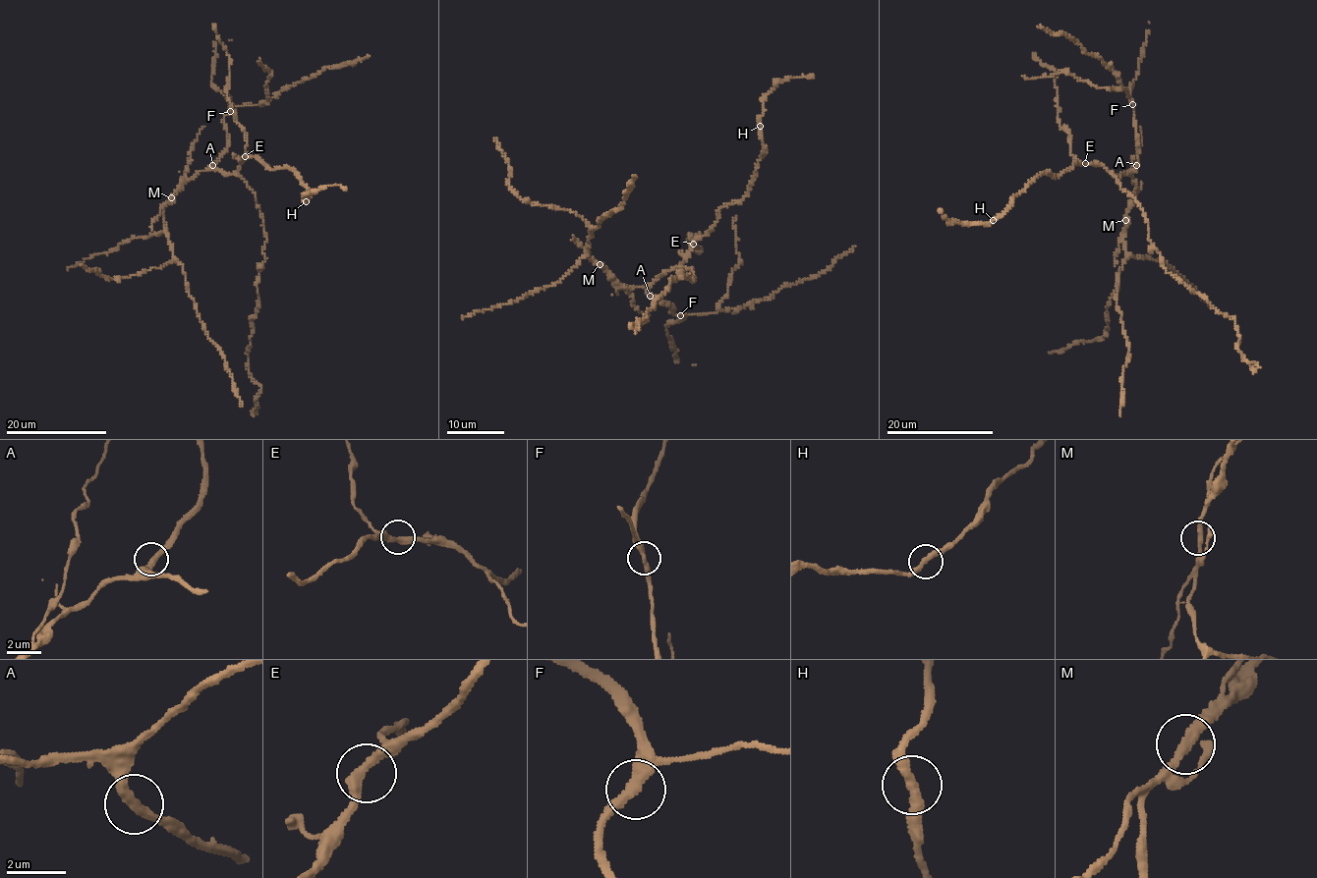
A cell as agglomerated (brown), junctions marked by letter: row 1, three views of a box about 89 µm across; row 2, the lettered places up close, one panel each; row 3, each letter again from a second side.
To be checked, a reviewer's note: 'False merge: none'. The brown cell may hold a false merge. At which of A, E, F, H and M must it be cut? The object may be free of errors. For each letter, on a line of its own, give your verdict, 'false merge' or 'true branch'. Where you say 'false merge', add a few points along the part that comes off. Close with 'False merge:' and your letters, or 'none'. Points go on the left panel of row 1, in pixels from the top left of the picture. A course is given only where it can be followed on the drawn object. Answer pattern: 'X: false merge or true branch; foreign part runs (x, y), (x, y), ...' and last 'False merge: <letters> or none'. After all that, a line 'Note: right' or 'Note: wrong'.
A: true branch
E: true branch
F: true branch
H: true branch
M: false merge; foreign part runs (171, 197), (186, 176), (190, 150), (203, 127)
False merge: M
Note: wrong

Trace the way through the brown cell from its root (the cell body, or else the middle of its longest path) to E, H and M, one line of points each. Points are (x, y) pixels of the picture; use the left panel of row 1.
E: (213, 170), (236, 173), (245, 156)
H: (213, 170), (236, 173), (241, 159), (247, 156), (256, 157), (272, 169), (287, 167), (308, 188), (306, 201)
M: (213, 170), (198, 172), (171, 197)

